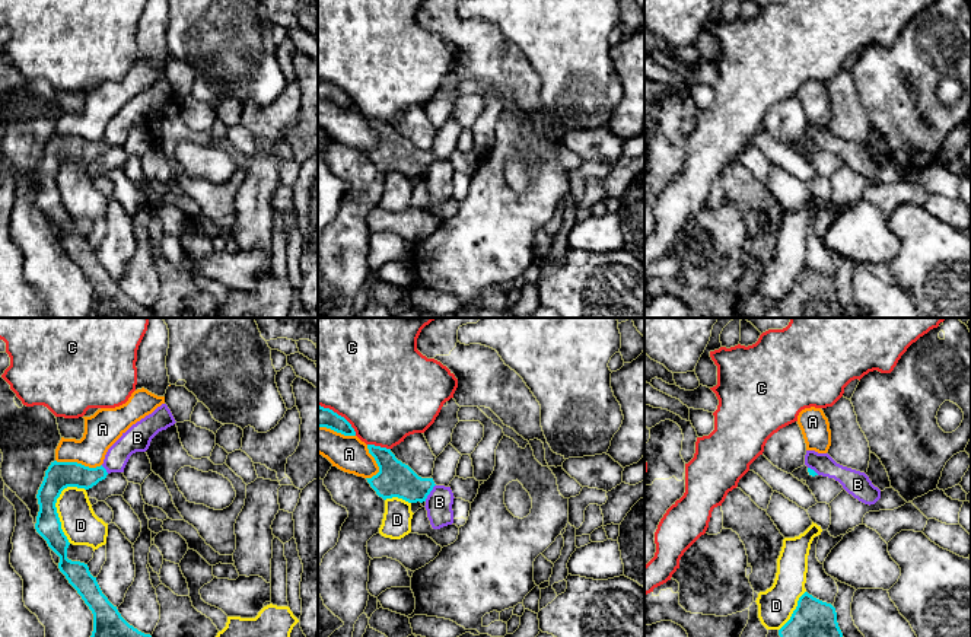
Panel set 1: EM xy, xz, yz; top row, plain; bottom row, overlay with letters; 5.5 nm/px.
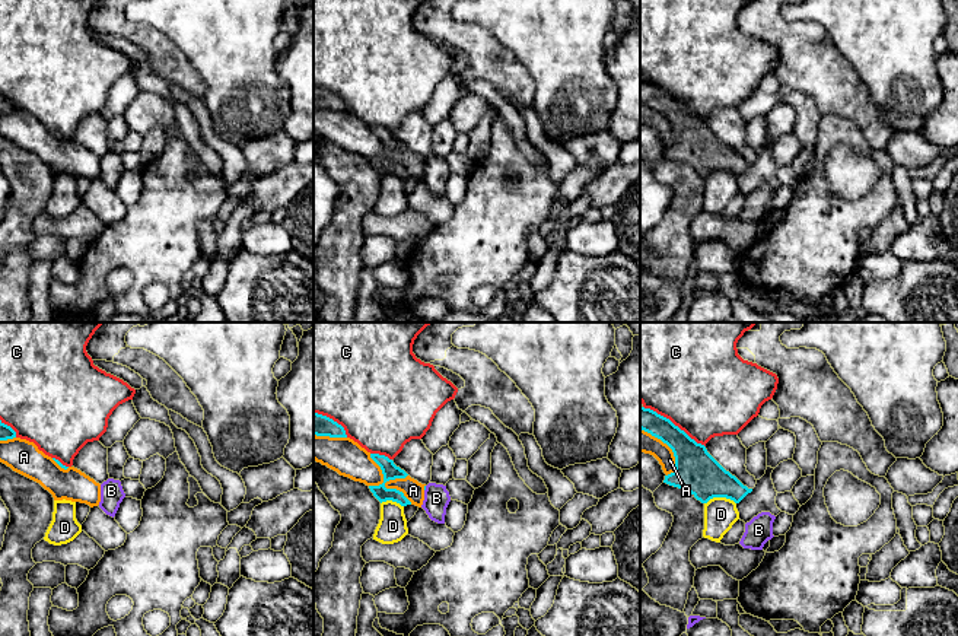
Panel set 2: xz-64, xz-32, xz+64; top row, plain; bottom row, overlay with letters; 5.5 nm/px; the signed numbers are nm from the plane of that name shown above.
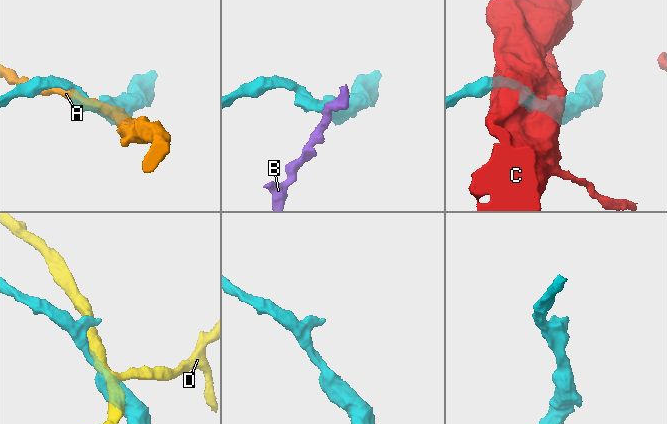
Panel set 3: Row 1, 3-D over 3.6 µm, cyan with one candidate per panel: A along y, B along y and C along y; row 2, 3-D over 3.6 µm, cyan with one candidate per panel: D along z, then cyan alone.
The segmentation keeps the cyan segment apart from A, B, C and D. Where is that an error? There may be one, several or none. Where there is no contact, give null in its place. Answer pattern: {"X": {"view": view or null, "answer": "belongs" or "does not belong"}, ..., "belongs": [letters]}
{"A": {"view": "xy", "answer": "does not belong"}, "B": {"view": "xz", "answer": "does not belong"}, "C": {"view": "xz", "answer": "does not belong"}, "D": {"view": "xy", "answer": "does not belong"}, "belongs": []}

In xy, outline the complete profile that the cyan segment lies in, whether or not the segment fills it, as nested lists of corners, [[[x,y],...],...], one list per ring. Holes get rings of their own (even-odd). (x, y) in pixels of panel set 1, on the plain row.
[[[51,136],[36,168],[39,185],[35,203],[60,230],[60,245],[93,287],[89,318],[156,318],[150,308],[139,305],[121,290],[117,280],[102,267],[87,238],[67,232],[70,216],[61,203],[55,181],[57,172],[67,160],[89,163],[106,149],[108,146],[102,138],[89,141],[77,136]]]

